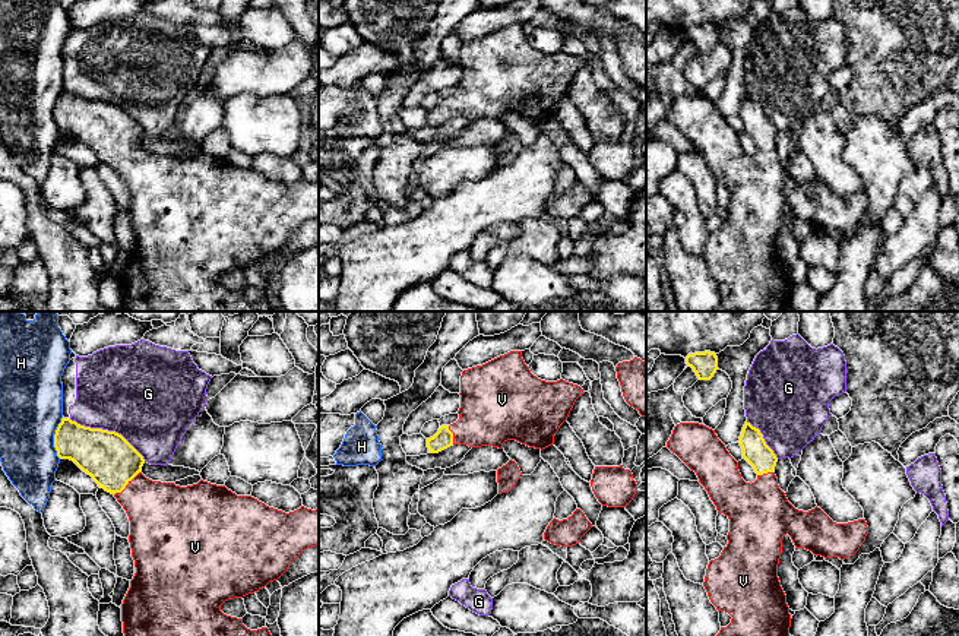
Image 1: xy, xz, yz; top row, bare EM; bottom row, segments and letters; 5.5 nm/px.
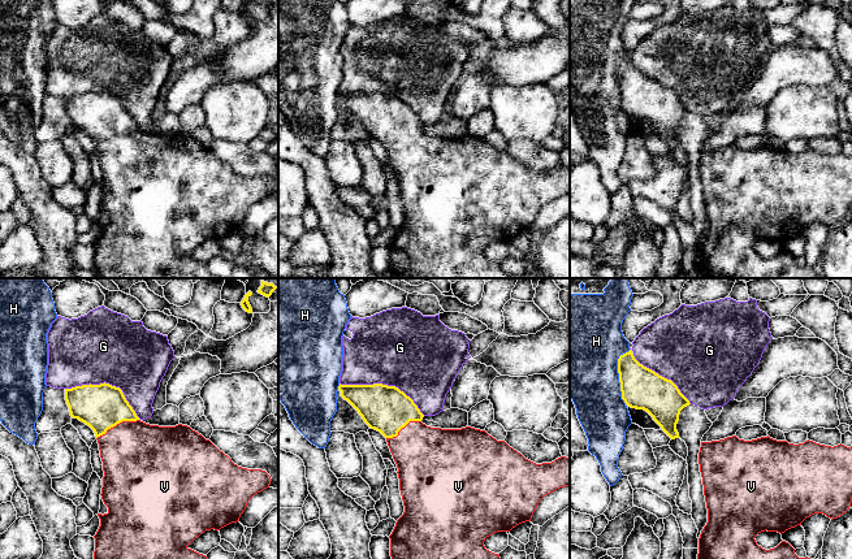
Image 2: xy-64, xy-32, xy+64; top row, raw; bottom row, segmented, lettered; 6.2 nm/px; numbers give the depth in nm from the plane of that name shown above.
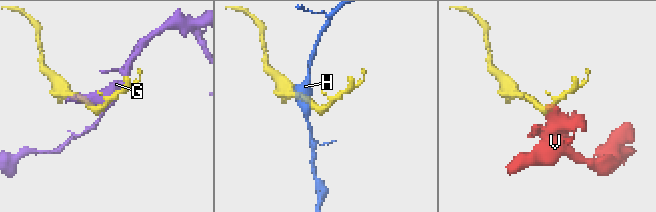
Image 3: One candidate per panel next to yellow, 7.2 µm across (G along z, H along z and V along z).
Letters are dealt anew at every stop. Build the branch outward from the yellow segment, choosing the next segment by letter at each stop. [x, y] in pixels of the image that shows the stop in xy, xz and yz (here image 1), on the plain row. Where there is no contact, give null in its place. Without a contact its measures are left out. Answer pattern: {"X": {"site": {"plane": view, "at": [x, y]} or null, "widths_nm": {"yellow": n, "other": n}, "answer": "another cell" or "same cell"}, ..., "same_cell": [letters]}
{"G": {"site": {"plane": "xy", "at": [107, 103]}, "widths_nm": {"yellow": 280, "other": 480}, "answer": "another cell"}, "H": {"site": {"plane": "xy", "at": [54, 110]}, "widths_nm": {"yellow": 260, "other": 360}, "answer": "another cell"}, "V": {"site": {"plane": "xy", "at": [127, 155]}, "widths_nm": {"yellow": 280, "other": 360}, "answer": "same cell"}, "same_cell": ["V"]}

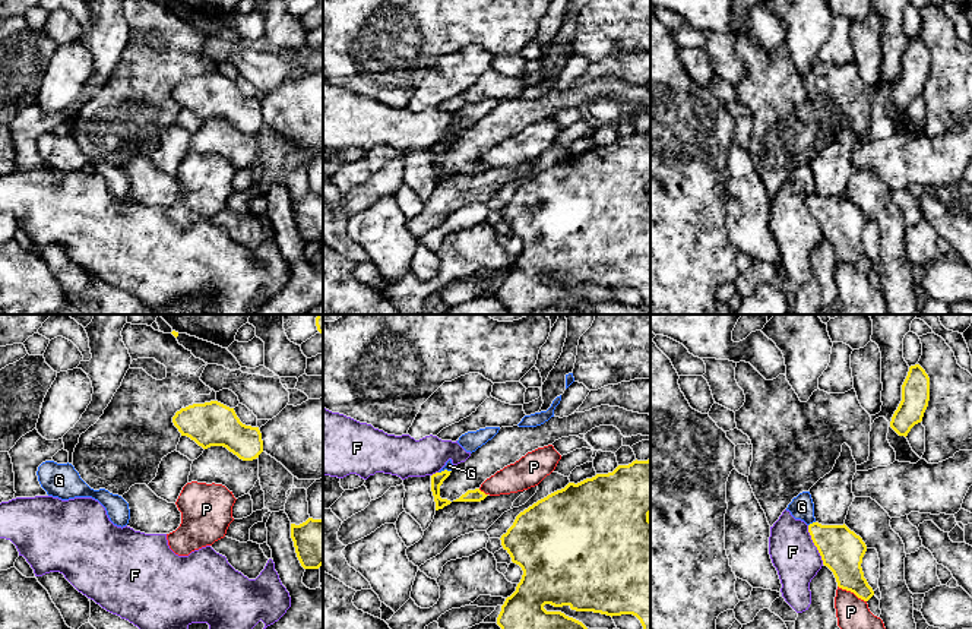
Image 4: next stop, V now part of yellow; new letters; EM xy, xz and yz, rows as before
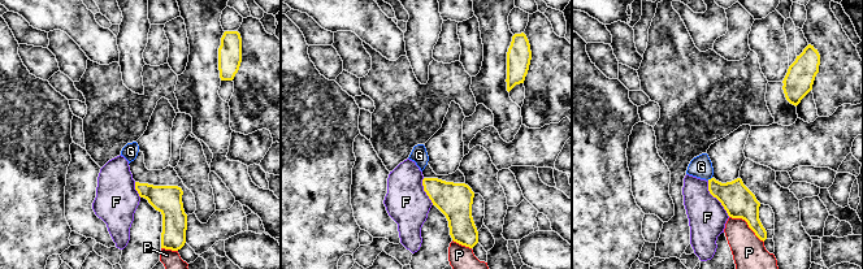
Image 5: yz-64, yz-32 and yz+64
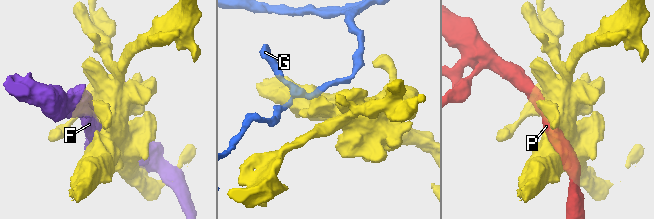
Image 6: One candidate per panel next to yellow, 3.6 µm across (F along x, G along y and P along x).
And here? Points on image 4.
{"F": {"site": {"plane": "yz", "at": [814, 217]}, "widths_nm": {"yellow": 240, "other": 260}, "answer": "another cell"}, "G": {"site": {"plane": "yz", "at": [813, 195]}, "widths_nm": {"yellow": 240, "other": 130}, "answer": "another cell"}, "P": {"site": {"plane": "yz", "at": [852, 264]}, "widths_nm": {"yellow": 240, "other": 240}, "answer": "another cell"}, "same_cell": []}

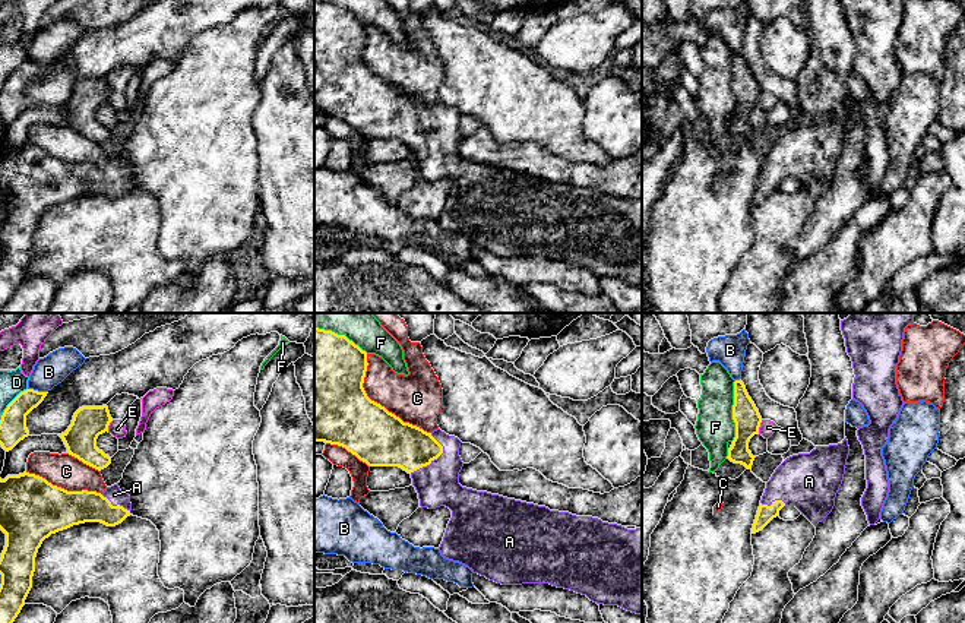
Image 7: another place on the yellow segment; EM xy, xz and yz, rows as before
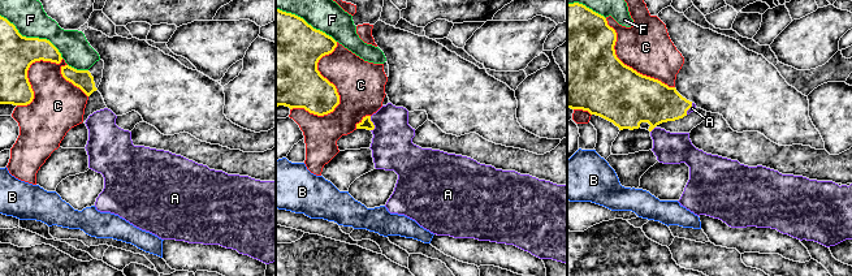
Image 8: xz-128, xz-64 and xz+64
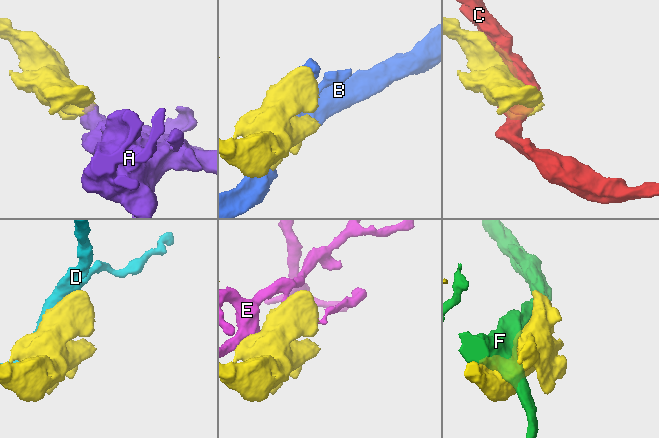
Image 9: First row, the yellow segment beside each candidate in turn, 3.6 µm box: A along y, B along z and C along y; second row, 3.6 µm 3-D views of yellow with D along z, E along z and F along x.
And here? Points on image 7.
{"A": {"site": {"plane": "xz", "at": [434, 130]}, "widths_nm": {"yellow": 260, "other": 240}, "answer": "same cell"}, "B": {"site": {"plane": "xy", "at": [37, 63]}, "widths_nm": {"yellow": 140, "other": 170}, "answer": "another cell"}, "C": {"site": {"plane": "xz", "at": [379, 76]}, "widths_nm": {"yellow": 380, "other": 280}, "answer": "another cell"}, "D": {"site": {"plane": "xy", "at": [9, 76]}, "widths_nm": {"yellow": 140, "other": 140}, "answer": "another cell"}, "E": {"site": {"plane": "yz", "at": [759, 98]}, "widths_nm": {"yellow": 150, "other": 90}, "answer": "another cell"}, "F": {"site": {"plane": "yz", "at": [733, 84]}, "widths_nm": {"yellow": 150, "other": 220}, "answer": "another cell"}, "same_cell": ["A"]}

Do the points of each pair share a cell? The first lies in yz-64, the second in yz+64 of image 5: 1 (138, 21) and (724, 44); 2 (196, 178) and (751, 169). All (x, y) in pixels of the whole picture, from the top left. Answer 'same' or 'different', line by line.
1: different
2: same

